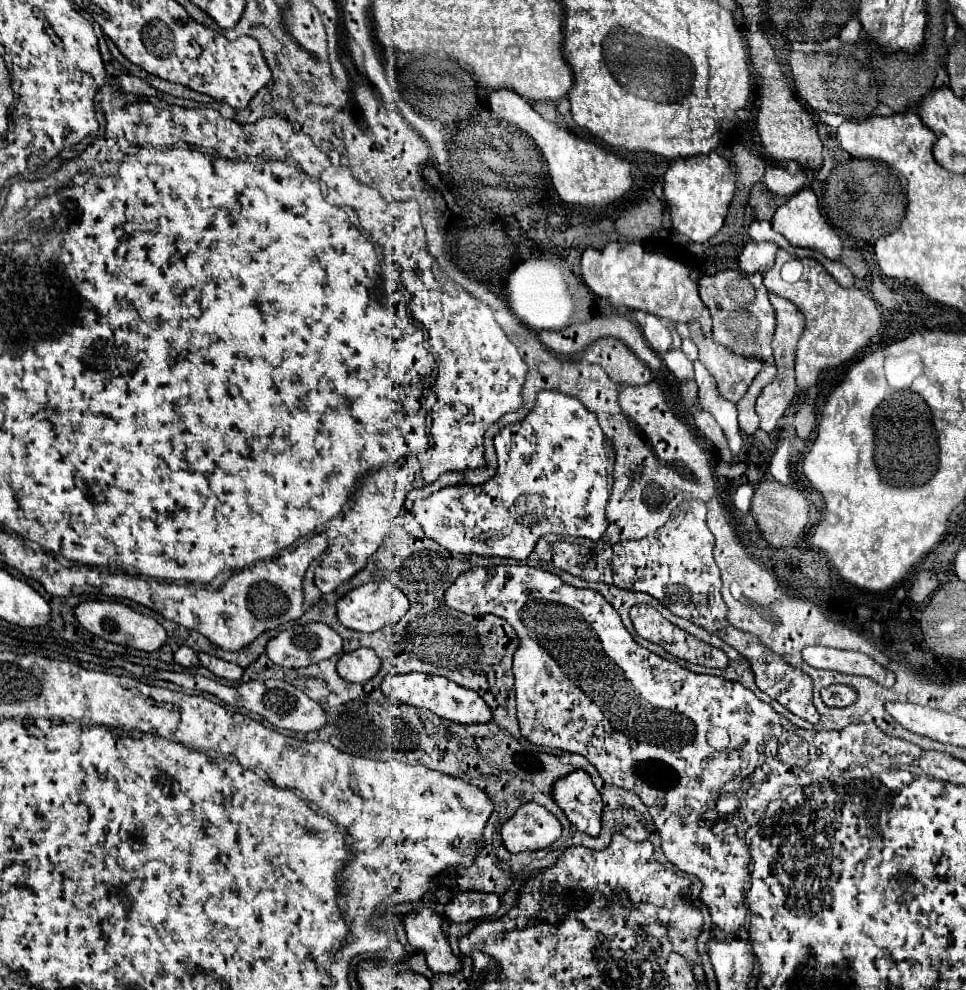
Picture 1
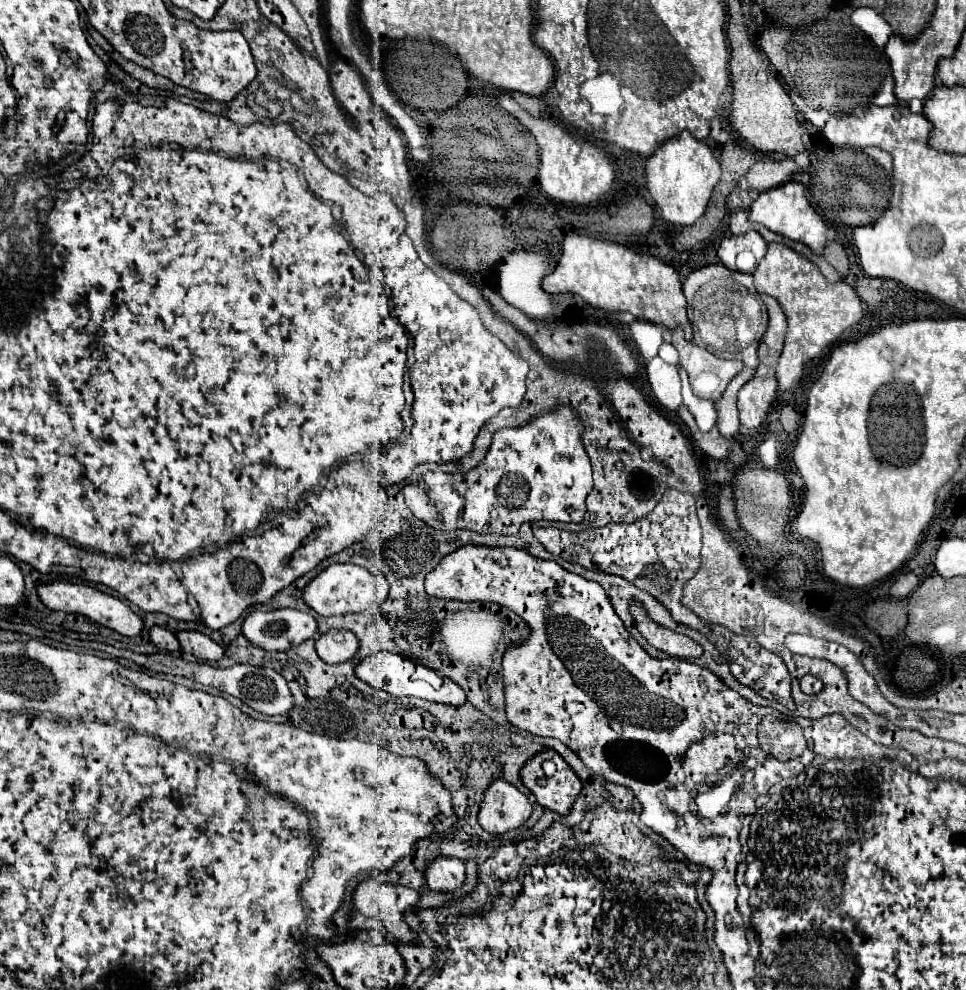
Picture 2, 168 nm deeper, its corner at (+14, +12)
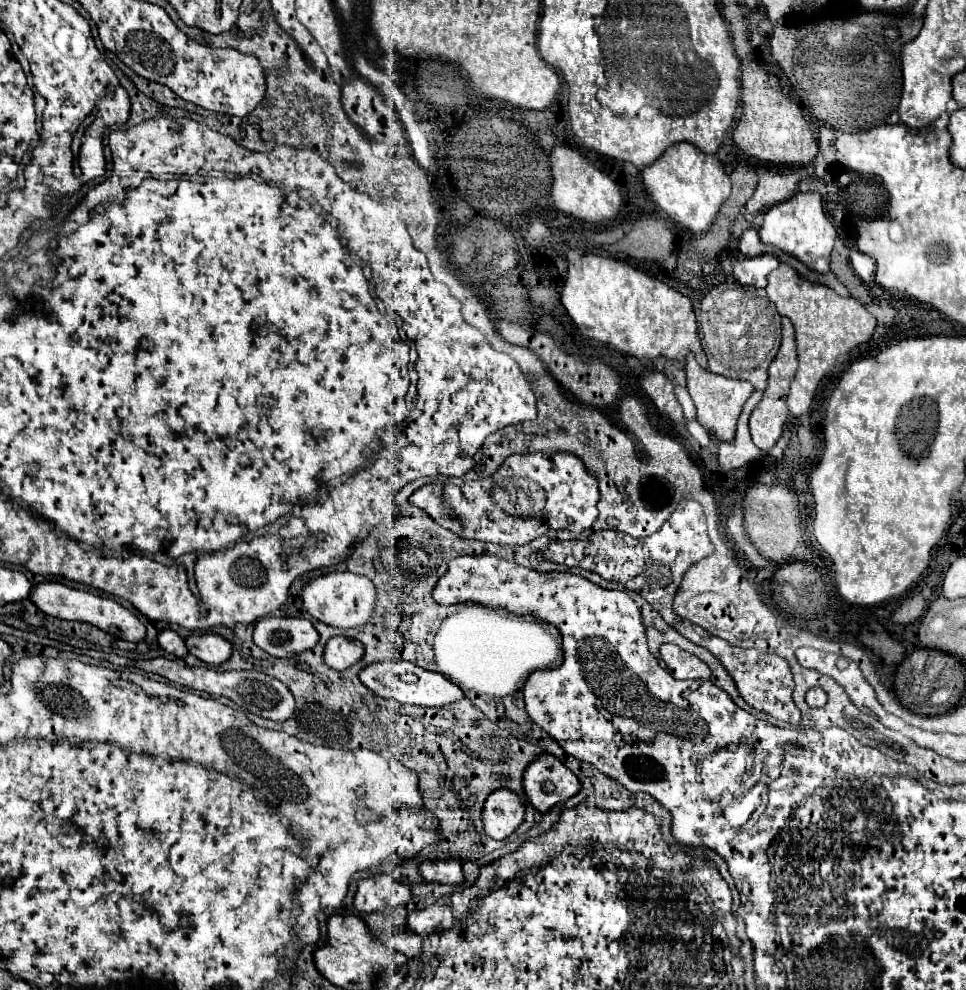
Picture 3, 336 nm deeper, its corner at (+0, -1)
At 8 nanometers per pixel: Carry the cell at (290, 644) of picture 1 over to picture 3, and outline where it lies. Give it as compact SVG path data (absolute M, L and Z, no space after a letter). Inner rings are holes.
M262 618L254 628L254 642L276 658L292 658L318 644L318 632L304 618Z

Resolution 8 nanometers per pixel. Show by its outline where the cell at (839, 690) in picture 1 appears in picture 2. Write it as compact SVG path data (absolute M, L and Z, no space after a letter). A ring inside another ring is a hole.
M804 675L804 677L800 679L800 689L802 689L802 693L808 693L808 695L820 693L822 681L820 681L818 677L814 677L814 675Z

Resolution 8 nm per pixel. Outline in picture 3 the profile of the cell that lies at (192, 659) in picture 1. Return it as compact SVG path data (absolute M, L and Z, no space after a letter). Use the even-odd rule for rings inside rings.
M164 630L164 632L160 632L160 634L158 634L158 644L160 644L160 648L164 648L166 652L170 652L170 654L174 654L174 656L178 656L178 658L184 658L184 656L188 654L184 640L182 640L174 630Z

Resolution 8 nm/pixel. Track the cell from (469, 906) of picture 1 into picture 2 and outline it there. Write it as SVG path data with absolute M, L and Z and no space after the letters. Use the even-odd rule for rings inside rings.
M440 855L426 865L424 877L428 887L434 891L452 891L456 887L462 887L464 883L464 877L466 877L464 861Z

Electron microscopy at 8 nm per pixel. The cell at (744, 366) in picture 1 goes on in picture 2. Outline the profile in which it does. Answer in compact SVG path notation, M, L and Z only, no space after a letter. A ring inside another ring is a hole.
M676 327L672 331L672 345L678 351L680 367L688 373L694 395L712 403L716 403L722 397L726 385L744 367L742 361L724 361L708 353L706 349L696 347L692 341L686 341L682 327Z

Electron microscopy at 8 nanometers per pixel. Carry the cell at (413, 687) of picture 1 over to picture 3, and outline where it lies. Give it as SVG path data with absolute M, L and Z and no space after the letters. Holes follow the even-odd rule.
M388 660L388 662L376 662L370 664L368 668L364 668L360 672L360 680L366 688L370 688L374 694L384 696L384 698L394 698L402 704L416 704L416 706L446 706L452 704L456 700L466 698L464 692L452 684L450 680L446 680L442 674L436 672L428 672L416 664L410 662L402 662L402 660Z

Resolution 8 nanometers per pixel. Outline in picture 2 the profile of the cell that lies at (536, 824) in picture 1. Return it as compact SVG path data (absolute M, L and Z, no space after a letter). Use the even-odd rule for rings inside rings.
M492 781L484 793L478 811L478 823L488 833L506 833L520 827L532 813L532 805L524 793L510 783Z

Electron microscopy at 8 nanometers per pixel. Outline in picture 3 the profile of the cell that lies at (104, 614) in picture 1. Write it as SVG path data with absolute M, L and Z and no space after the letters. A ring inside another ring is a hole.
M44 582L38 584L36 588L32 588L32 598L30 598L44 614L54 616L54 618L62 618L62 620L78 620L78 622L88 622L104 632L110 632L116 638L128 640L128 642L142 642L146 638L146 628L144 624L126 608L122 608L118 602L114 602L112 598L102 598L102 596L94 596L90 592L84 590L74 590L68 588L64 584L58 582Z

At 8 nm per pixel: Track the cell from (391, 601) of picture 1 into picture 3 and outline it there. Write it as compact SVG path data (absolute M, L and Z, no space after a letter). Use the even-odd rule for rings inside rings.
M332 572L328 576L310 580L308 586L302 590L302 602L312 618L328 626L346 630L346 628L362 626L362 620L370 620L376 604L376 594L378 590L370 578L352 572Z

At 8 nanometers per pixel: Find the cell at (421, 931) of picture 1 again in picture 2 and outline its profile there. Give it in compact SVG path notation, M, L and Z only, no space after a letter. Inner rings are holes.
M370 877L358 883L358 887L352 893L352 903L358 911L360 911L360 899L362 899L362 913L376 917L396 941L416 943L416 933L412 933L402 919L402 911L418 903L416 889L404 885L380 883L376 877Z

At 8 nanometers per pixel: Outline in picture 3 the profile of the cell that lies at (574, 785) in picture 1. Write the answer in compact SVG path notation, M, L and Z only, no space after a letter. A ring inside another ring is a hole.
M544 754L524 772L524 790L536 810L548 812L552 806L576 796L580 792L580 780L562 760L552 754ZM546 782L554 784L552 792L544 792Z

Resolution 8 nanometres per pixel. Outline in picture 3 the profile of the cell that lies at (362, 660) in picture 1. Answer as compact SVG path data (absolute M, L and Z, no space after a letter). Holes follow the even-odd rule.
M336 636L330 638L324 648L324 662L334 670L346 670L362 660L362 644L358 640Z

